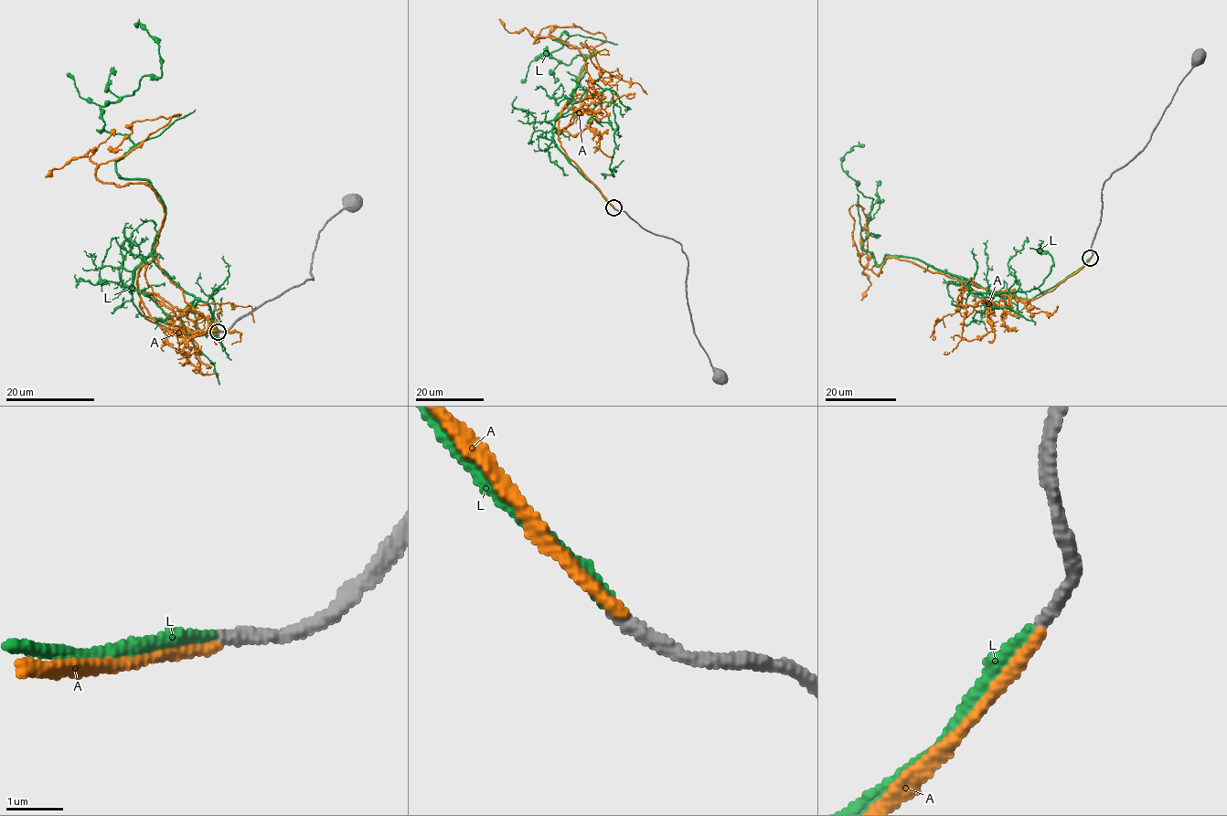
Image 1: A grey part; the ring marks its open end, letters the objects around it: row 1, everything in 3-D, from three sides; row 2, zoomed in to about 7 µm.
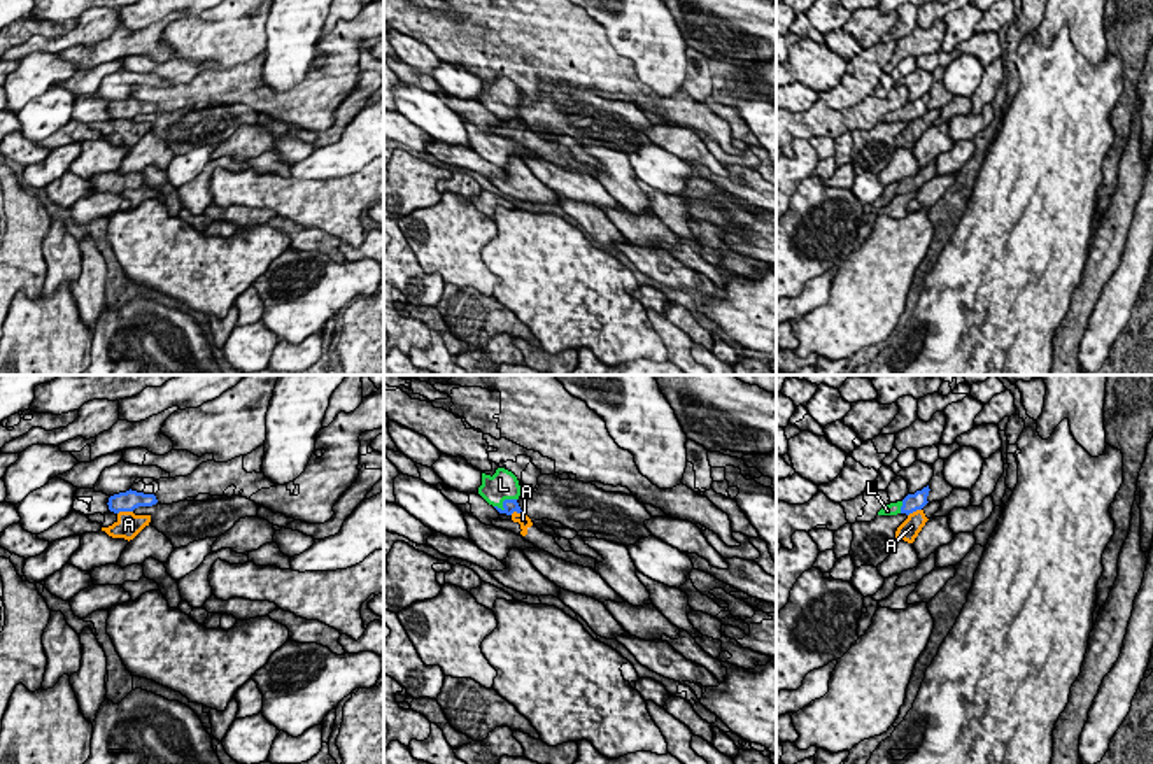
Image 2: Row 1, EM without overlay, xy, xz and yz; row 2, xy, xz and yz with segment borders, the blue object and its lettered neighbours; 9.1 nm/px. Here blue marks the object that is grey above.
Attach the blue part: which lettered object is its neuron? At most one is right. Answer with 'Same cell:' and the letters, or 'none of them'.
Same cell: L

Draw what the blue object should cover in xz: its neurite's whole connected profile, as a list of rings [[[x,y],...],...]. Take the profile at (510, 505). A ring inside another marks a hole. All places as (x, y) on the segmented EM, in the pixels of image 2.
[[[498,468],[492,477],[482,473],[482,485],[478,487],[478,494],[499,513],[524,513],[517,503],[520,496],[519,480],[505,468]]]

